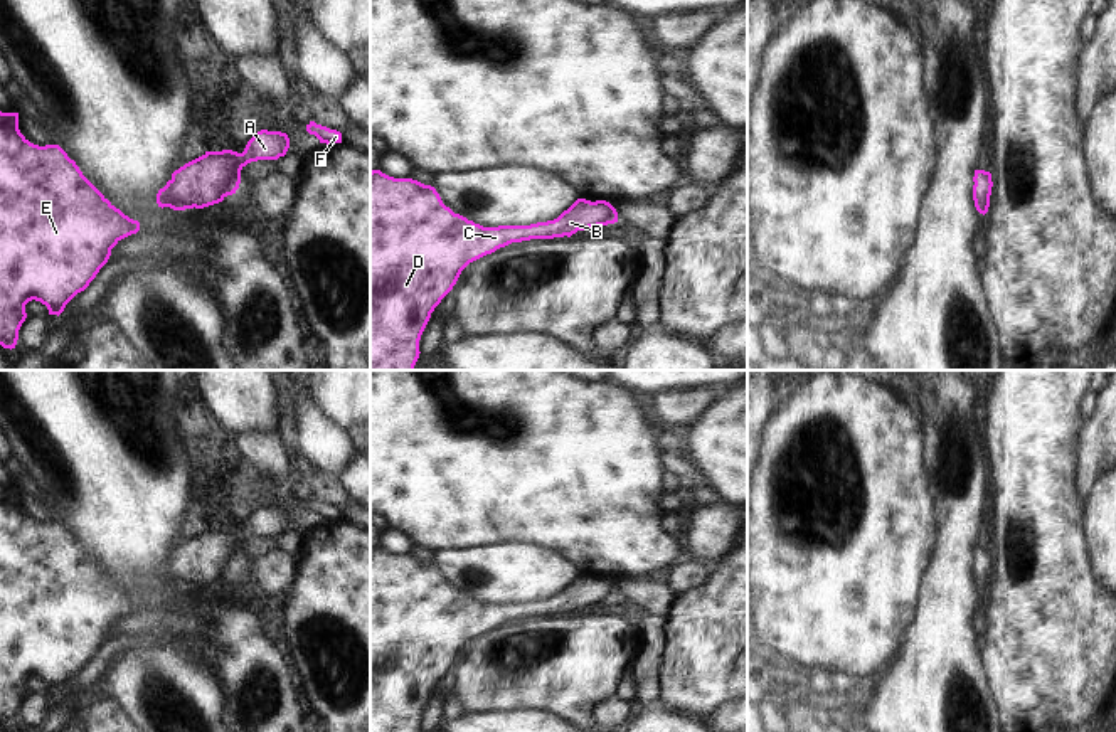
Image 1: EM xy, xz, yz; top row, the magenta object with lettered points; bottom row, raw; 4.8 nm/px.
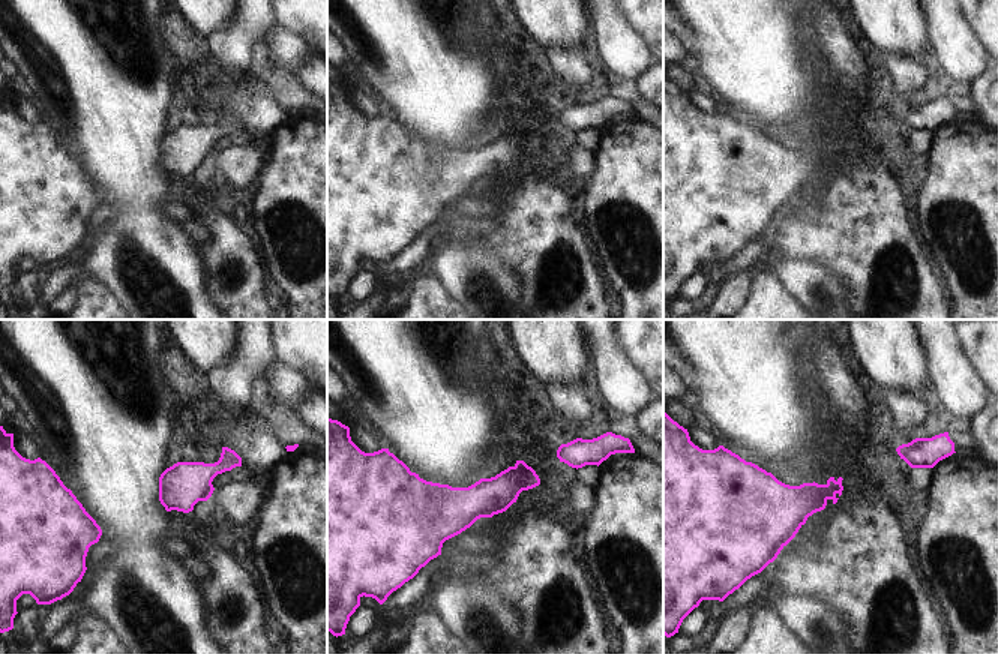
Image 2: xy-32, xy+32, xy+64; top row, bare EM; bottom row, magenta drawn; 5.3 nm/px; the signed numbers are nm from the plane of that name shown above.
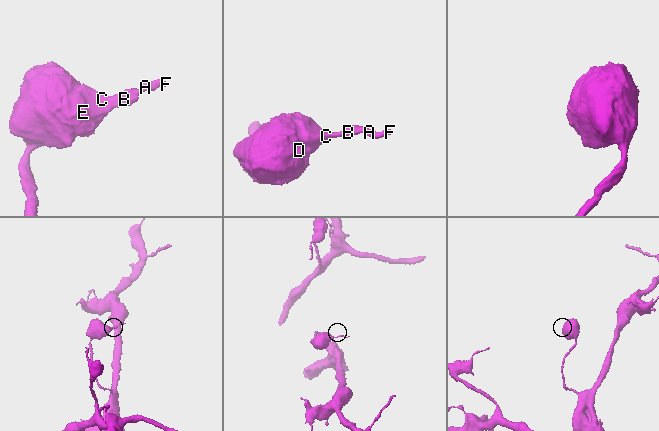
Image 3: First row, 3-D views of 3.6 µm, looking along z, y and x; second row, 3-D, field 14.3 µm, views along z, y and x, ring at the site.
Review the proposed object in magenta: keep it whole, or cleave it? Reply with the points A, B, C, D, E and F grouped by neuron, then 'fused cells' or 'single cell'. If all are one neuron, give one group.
A B C D E F | single cell

